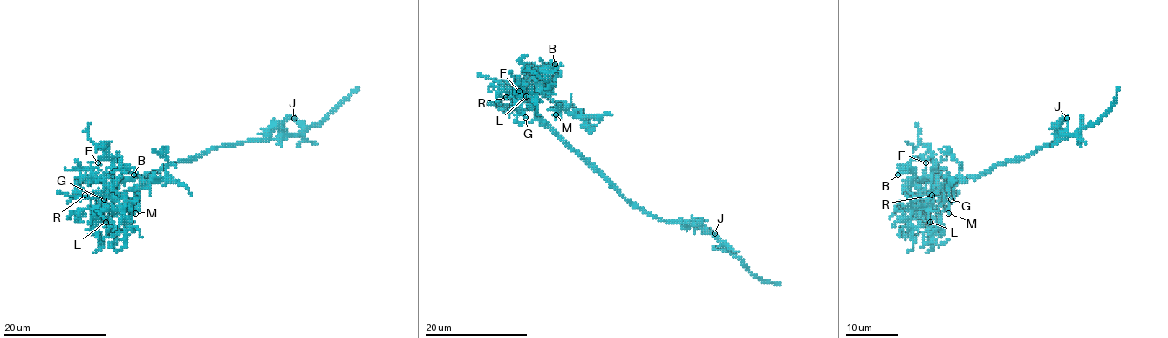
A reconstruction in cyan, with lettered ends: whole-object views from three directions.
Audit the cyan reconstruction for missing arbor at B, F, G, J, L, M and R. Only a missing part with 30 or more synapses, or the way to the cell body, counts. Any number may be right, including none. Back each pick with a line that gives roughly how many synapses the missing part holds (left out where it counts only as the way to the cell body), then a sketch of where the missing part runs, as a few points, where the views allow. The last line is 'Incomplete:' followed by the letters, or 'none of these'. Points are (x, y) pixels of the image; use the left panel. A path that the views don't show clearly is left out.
Incomplete: none of these

